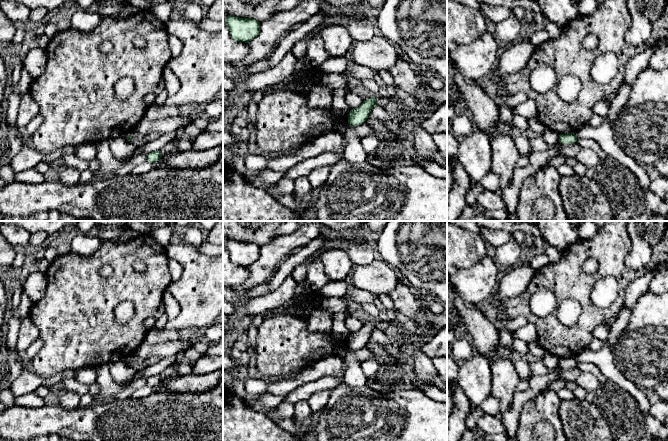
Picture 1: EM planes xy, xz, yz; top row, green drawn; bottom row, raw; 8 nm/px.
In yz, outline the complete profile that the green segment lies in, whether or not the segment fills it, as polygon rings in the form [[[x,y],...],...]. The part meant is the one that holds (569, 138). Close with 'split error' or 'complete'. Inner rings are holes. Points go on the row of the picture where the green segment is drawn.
[[[573,133],[559,135],[559,142],[561,144],[572,144],[572,143],[575,143],[576,141],[577,141],[577,137]]]; complete

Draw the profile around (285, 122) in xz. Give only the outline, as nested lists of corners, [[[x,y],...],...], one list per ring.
[[[271,90],[257,104],[255,124],[257,145],[266,152],[282,155],[297,151],[326,132],[339,132],[348,124],[348,114],[340,114],[332,107],[318,108],[308,105],[308,93],[290,90]]]

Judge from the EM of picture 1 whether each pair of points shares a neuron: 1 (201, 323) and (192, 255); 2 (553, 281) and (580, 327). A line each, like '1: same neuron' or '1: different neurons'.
1: same neuron
2: same neuron

